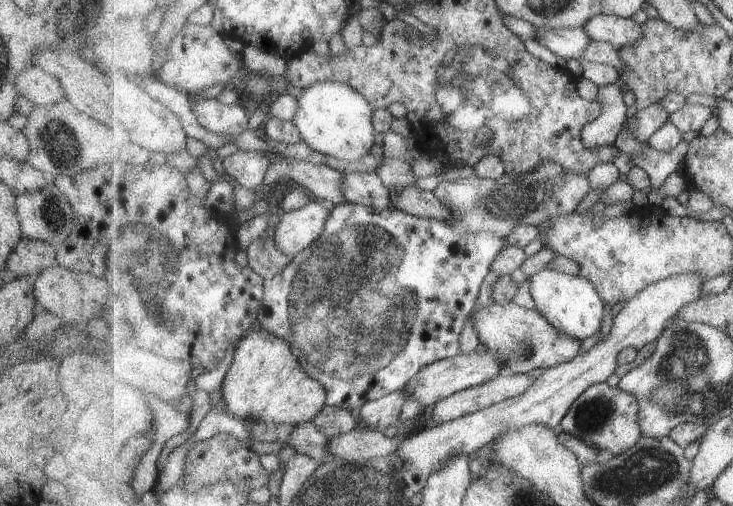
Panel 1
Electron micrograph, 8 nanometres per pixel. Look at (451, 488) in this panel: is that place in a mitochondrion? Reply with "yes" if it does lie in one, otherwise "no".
no

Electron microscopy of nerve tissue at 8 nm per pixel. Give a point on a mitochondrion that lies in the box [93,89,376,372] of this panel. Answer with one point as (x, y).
(156, 290)

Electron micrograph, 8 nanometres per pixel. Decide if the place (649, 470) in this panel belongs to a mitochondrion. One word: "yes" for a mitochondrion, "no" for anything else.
yes

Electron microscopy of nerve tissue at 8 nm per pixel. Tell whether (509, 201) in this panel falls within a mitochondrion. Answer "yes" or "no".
yes

